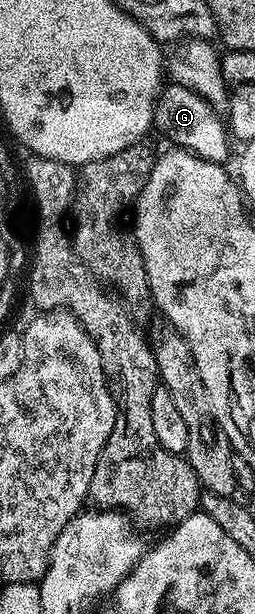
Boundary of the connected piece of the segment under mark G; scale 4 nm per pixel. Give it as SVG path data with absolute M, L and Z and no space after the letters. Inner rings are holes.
M174 84L164 85L159 92L159 98L155 102L156 131L160 130L168 138L172 147L187 150L199 158L210 162L226 163L227 142L229 143L229 130L224 119L219 119L220 111L209 105L201 96L184 86Z

